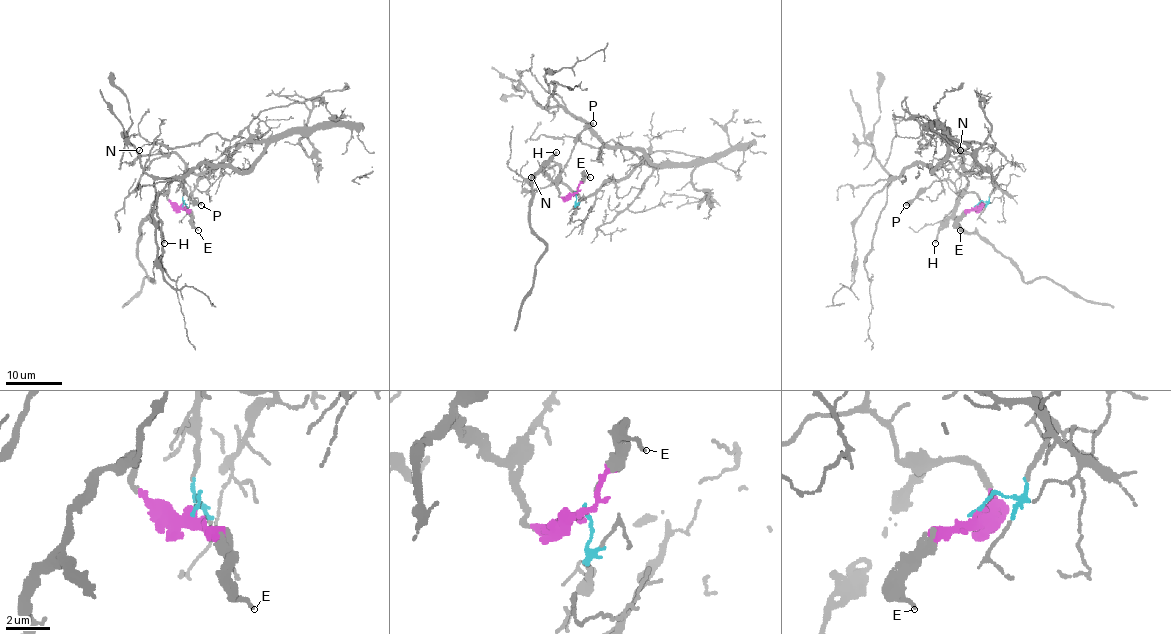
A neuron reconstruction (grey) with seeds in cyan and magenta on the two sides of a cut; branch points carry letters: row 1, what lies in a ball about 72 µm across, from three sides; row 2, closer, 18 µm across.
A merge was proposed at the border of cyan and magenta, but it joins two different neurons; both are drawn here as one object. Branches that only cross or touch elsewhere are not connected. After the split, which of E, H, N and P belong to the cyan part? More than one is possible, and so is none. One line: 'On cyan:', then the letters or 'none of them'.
On cyan: N

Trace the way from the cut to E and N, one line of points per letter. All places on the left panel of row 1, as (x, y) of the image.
E: (183, 205), (198, 230)
N: (183, 205), (183, 179), (187, 167), (173, 152), (159, 151), (161, 140), (145, 144), (140, 151)

